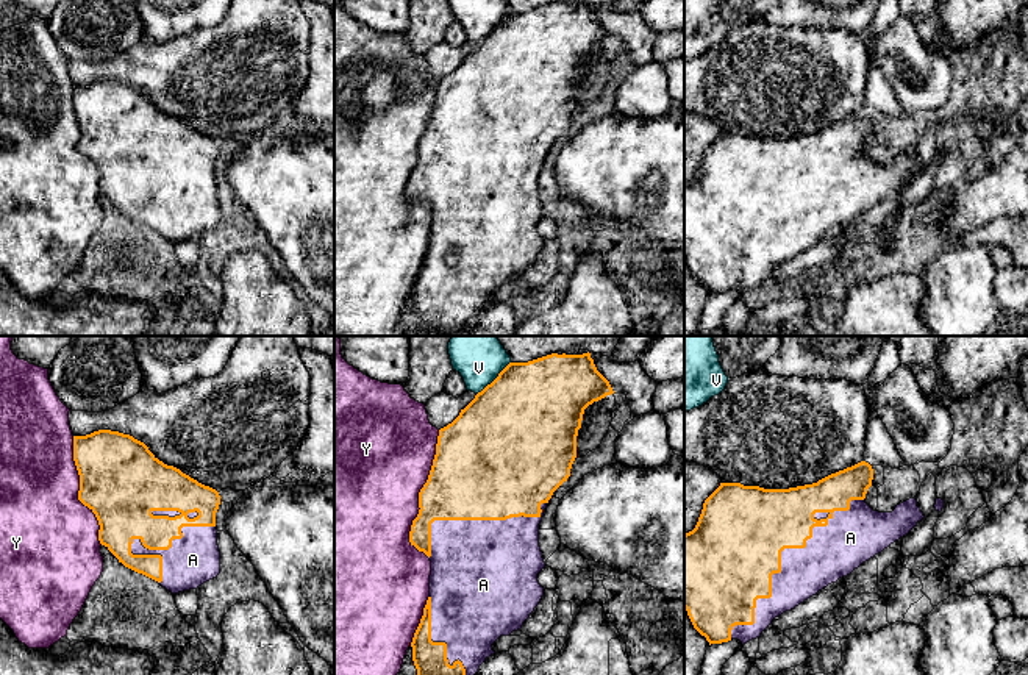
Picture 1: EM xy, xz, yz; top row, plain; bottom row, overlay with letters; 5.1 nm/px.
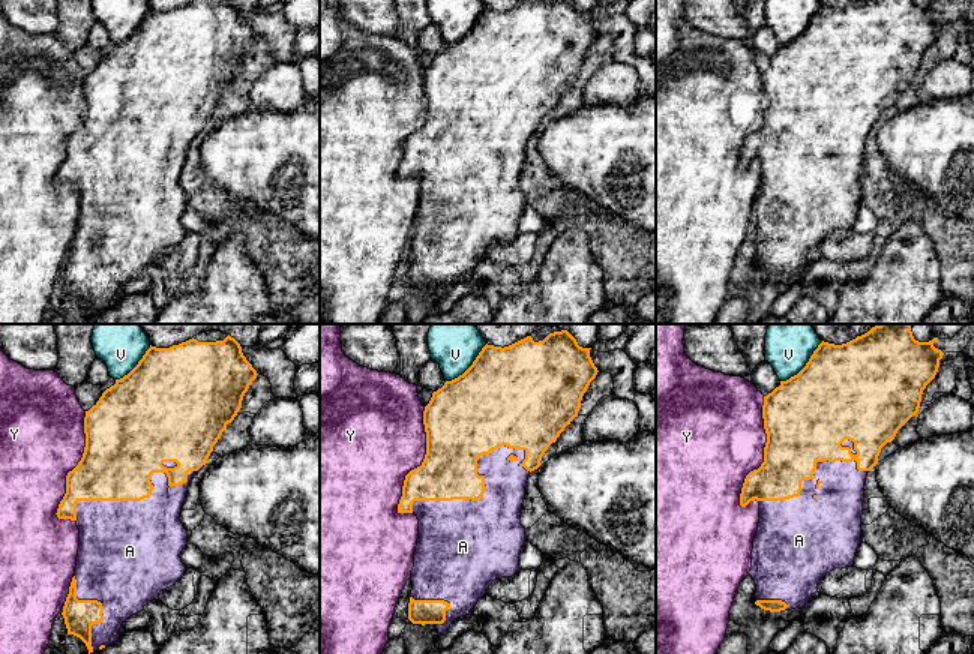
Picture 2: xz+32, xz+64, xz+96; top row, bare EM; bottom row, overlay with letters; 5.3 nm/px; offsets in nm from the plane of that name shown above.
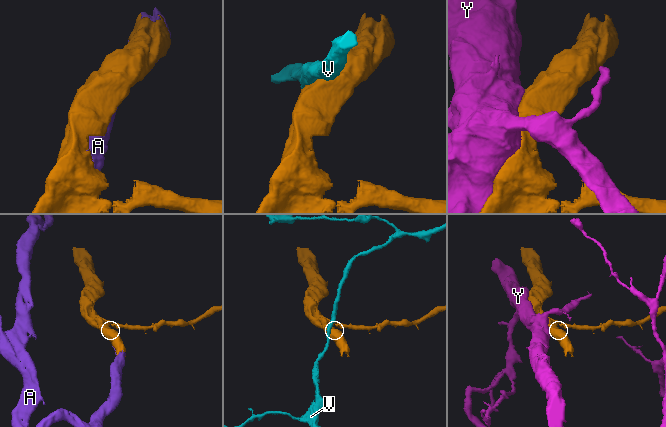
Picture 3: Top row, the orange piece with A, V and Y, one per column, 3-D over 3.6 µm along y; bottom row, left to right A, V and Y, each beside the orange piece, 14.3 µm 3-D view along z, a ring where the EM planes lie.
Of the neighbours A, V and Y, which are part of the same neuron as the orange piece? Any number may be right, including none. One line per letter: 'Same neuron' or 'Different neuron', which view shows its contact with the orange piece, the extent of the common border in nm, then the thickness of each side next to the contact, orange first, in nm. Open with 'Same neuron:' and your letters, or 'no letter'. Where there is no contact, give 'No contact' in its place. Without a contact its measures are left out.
Same neuron: A
A: Same neuron. Touches orange in yz. Shared border 1000 nm. Thickness 480 nm (orange) against 260 nm
V: Different neuron. Touches orange in xz. Shared border 240 nm. Thickness 500 nm (orange) against 260 nm
Y: Different neuron. Touches orange in xz. Shared border 650 nm. Thickness 380 nm (orange) against 500 nm

